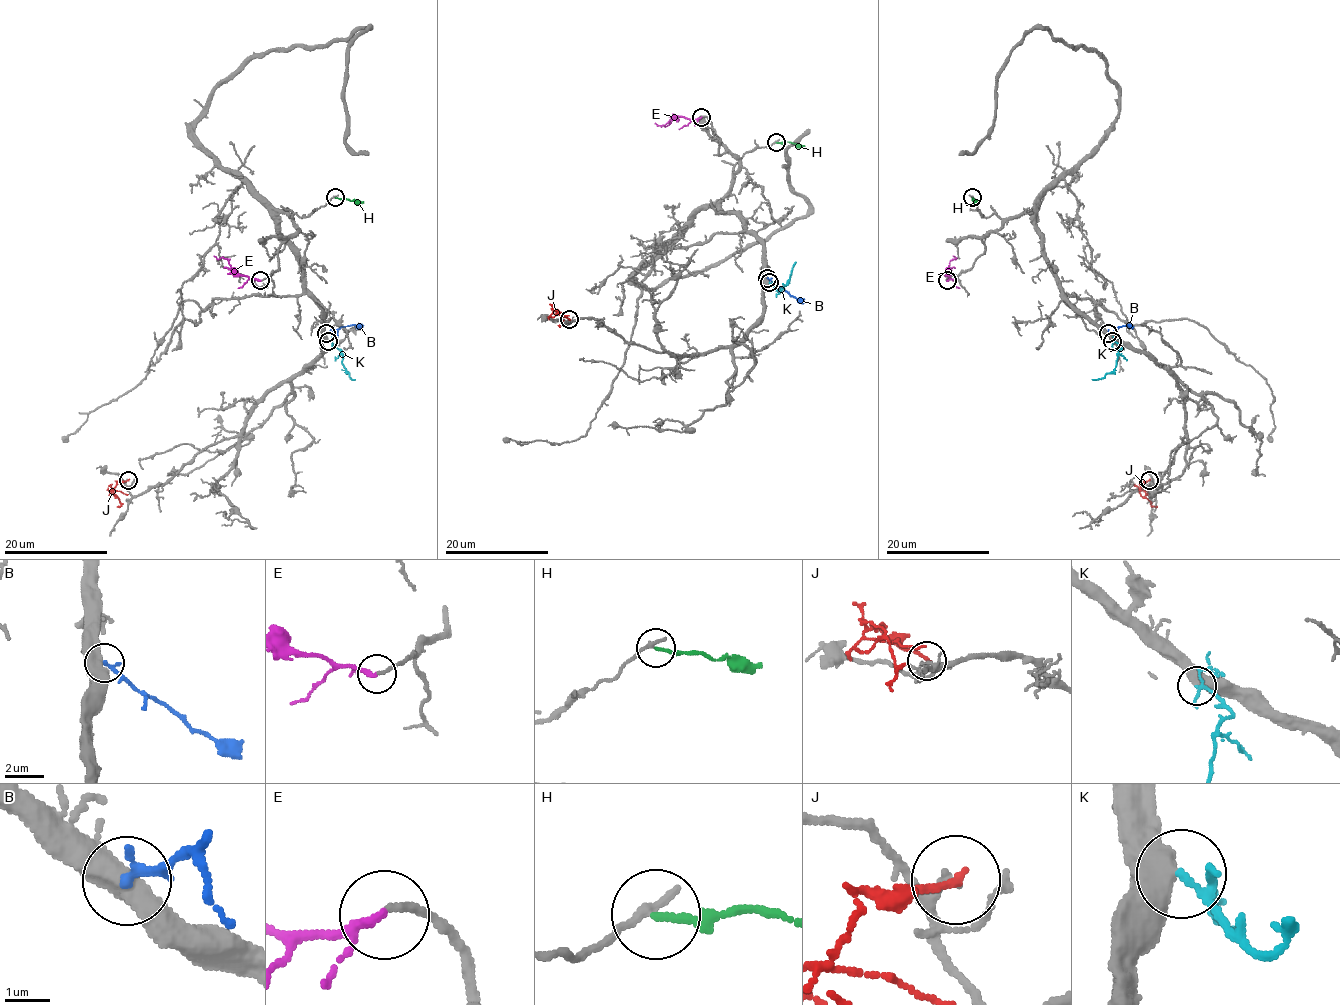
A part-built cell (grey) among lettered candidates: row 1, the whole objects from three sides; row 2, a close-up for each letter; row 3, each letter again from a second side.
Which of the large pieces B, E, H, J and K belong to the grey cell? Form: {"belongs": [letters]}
{"belongs": ["E", "K"]}

